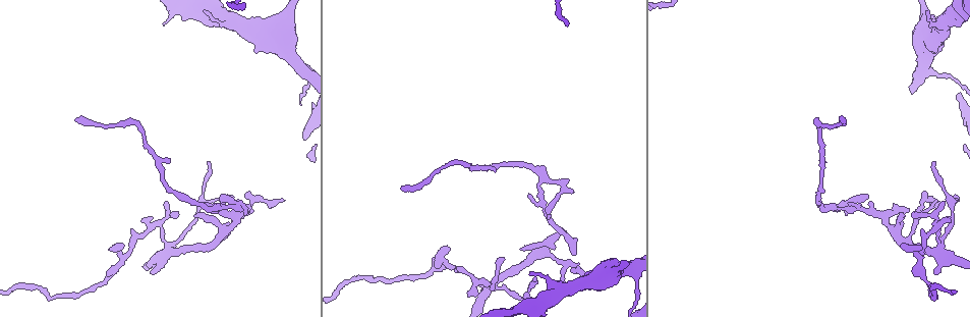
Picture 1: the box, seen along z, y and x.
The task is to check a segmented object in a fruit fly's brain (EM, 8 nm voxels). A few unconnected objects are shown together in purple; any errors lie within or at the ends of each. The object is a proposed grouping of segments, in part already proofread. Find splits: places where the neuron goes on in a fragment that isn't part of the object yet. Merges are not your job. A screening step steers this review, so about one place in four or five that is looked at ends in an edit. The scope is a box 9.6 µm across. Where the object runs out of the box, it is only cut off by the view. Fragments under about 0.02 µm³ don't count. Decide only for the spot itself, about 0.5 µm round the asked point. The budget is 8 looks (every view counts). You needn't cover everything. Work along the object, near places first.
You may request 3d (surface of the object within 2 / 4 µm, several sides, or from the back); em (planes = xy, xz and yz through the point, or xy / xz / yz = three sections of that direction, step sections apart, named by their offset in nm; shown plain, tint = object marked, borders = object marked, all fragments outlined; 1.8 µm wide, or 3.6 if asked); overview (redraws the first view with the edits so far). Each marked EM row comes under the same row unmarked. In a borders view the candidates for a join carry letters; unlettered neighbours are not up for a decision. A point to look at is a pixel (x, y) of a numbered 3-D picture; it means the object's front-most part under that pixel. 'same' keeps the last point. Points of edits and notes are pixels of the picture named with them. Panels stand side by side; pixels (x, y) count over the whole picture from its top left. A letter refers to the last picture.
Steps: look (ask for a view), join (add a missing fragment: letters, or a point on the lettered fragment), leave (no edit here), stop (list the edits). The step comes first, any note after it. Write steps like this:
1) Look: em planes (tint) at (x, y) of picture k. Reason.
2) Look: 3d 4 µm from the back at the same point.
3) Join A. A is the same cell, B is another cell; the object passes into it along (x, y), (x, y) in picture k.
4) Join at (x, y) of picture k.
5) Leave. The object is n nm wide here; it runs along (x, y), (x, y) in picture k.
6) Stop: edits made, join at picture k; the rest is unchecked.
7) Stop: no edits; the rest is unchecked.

Look: 3d 2 µm at (572, 191) of picture 1. Thin end.

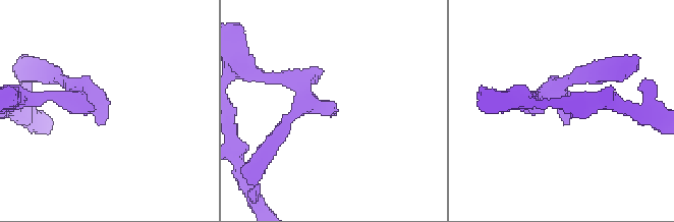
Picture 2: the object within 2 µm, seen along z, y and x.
Look: em xy step 8 (borders) at (100, 122) of picture 2. Need the tissue.

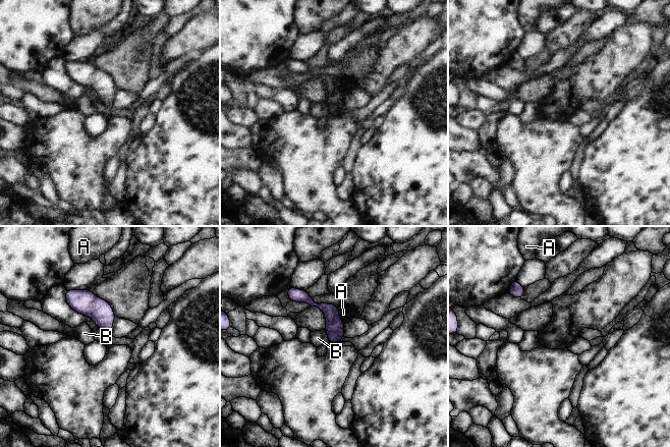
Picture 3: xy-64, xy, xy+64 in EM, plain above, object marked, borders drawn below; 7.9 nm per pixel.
Look: em planes (borders) at the same point. Cut it another way.

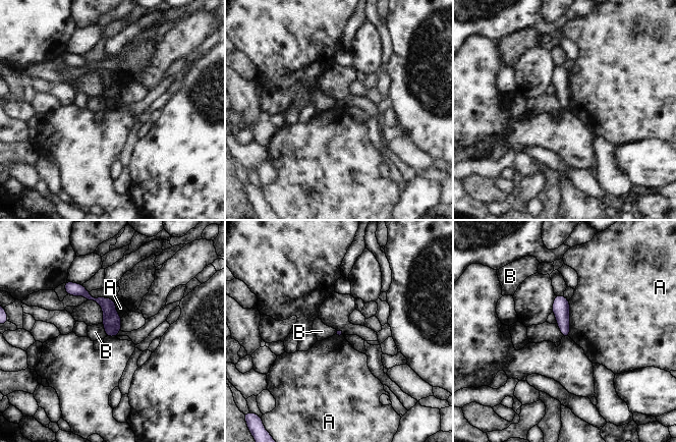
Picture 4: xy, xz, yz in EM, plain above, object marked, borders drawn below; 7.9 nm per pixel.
Leave. A and B are other cells; no lettered fragment goes on from it.

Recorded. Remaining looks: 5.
Look: em planes (borders) at (210, 162) of picture 1. Thin end.

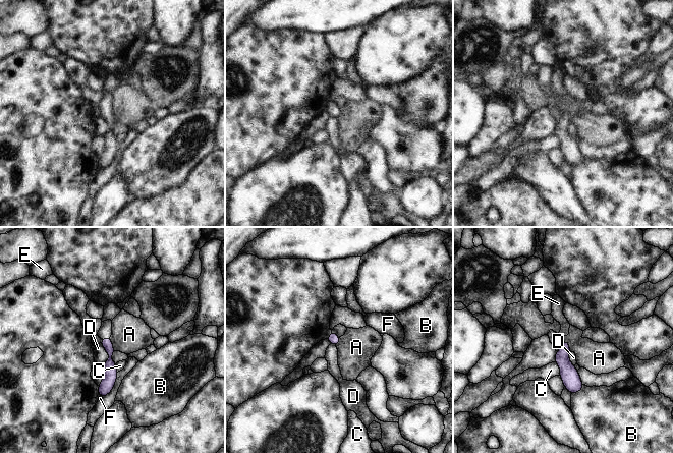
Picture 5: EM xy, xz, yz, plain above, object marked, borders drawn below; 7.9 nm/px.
Join E. E is the same cell, A, B, C, D and F are other cells; the object passes into it along (110, 366), (106, 337), (105, 331) in picture 5; the neuron continues.

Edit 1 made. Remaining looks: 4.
Look: overview. See it whole again.

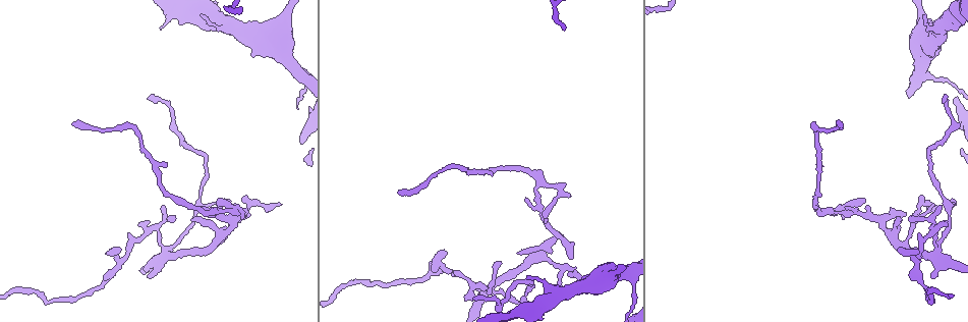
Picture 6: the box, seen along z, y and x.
Look: 3d 2 µm at (279, 205) of picture 6. Thin end.

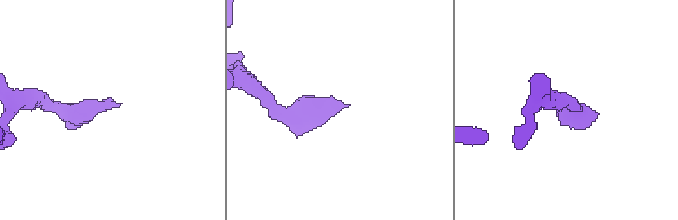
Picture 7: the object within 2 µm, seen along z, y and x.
Look: em planes (borders) at (119, 104) of picture 7. Now the EM.

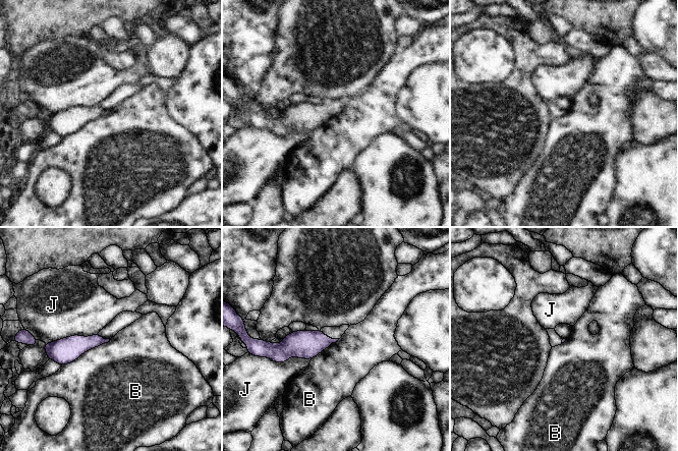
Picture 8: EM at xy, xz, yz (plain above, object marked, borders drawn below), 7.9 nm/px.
Leave. The longest contact is with B, 440 nm; B and J are other cells; a border runs along (110, 339), (62, 365) in picture 8; none of them fits.

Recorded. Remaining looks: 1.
Stop: edits made, join at picture 5; the rest is unchecked.

